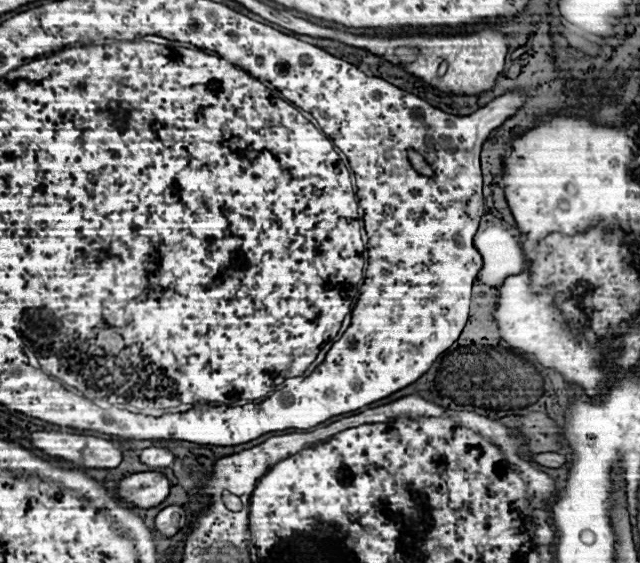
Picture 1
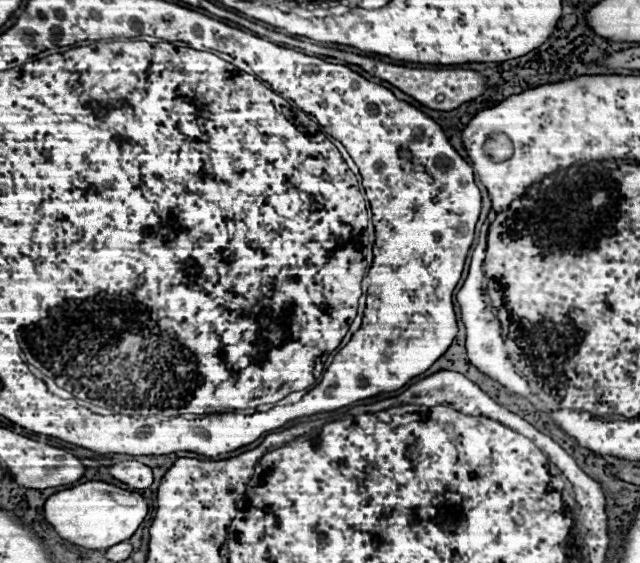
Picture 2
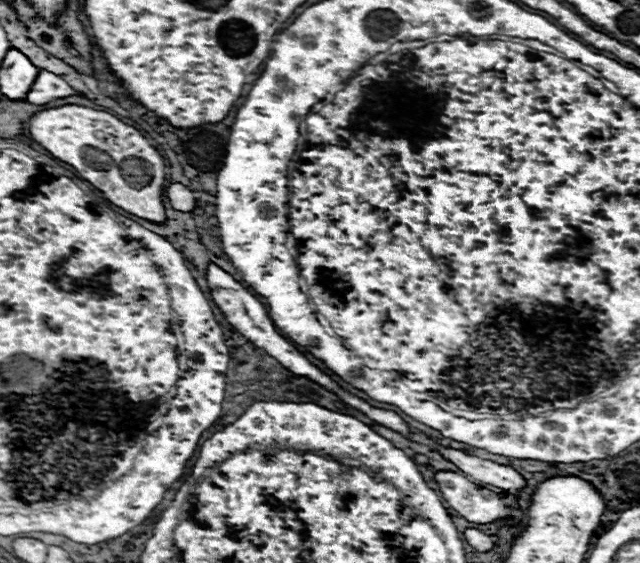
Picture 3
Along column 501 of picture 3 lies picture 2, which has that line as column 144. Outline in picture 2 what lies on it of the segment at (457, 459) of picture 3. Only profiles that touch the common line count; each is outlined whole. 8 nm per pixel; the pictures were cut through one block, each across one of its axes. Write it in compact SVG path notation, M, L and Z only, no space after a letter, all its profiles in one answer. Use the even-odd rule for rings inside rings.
M126 460L126 462L110 466L110 474L136 490L148 488L152 484L152 468L136 460Z

